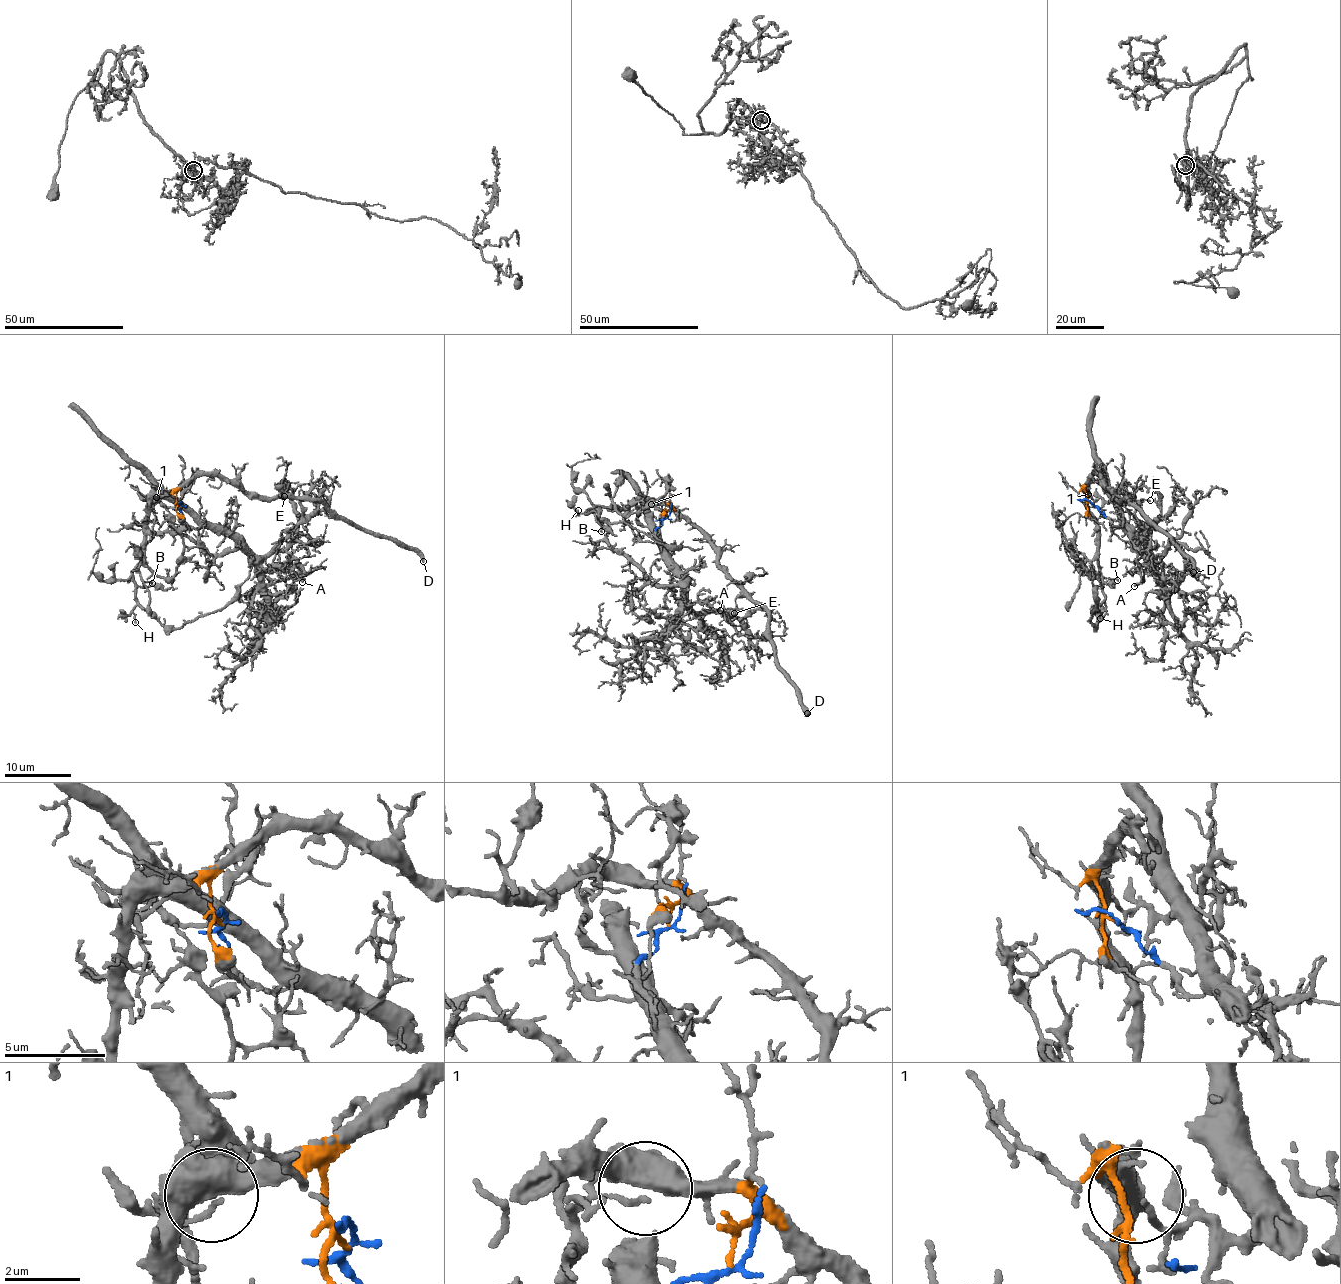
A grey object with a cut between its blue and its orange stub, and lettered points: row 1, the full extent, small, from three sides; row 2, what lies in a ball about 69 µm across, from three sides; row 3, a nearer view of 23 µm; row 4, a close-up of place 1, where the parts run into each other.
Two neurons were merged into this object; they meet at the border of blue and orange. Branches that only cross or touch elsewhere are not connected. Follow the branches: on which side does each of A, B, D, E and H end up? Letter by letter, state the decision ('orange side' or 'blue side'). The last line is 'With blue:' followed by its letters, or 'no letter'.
A: blue side
B: orange side
D: orange side
E: orange side
H: orange side
With blue: A

